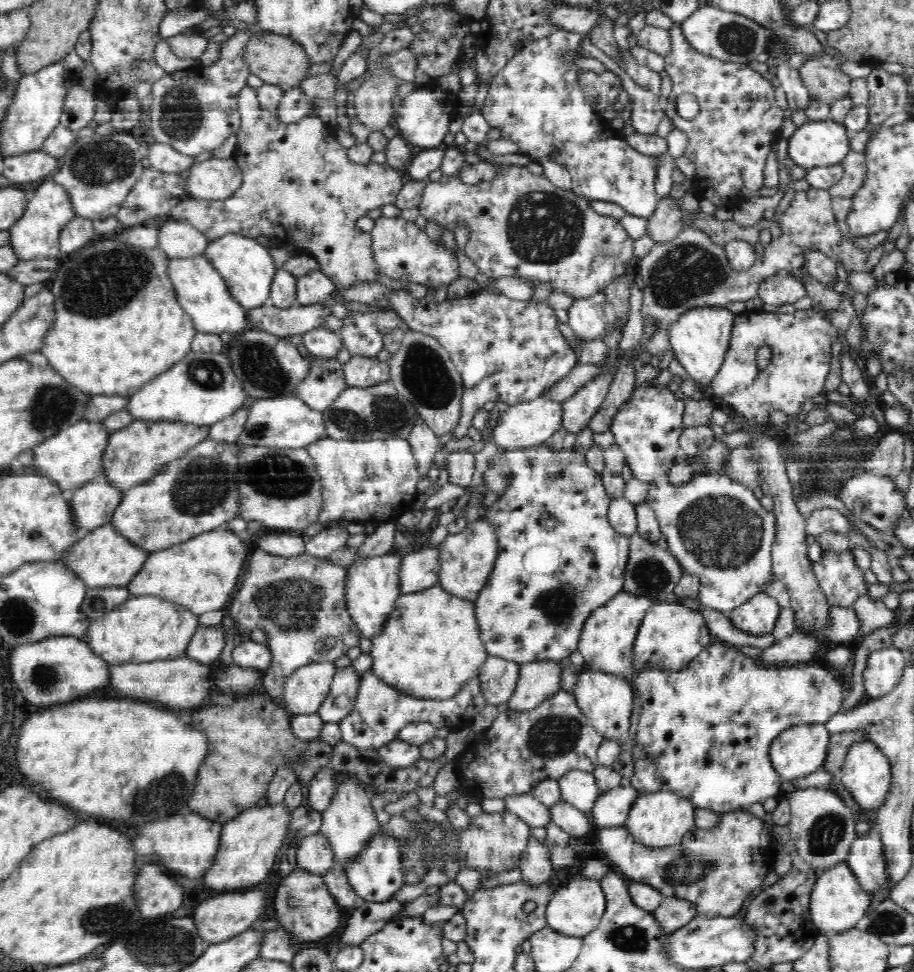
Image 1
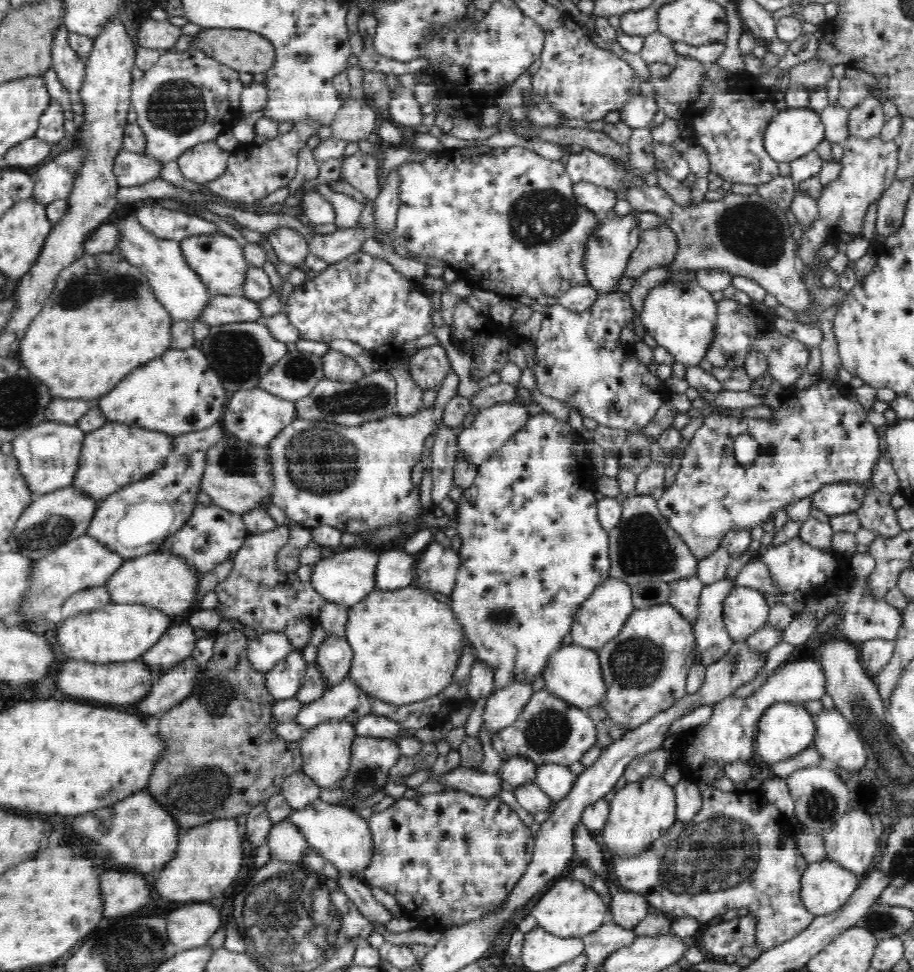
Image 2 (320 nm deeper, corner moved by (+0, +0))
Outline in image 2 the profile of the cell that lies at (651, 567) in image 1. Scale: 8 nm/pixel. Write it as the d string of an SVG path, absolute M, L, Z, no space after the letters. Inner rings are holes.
M632 495L624 502L624 514L617 527L609 531L611 578L630 585L641 581L676 582L696 575L698 558L685 540L662 517L653 495Z

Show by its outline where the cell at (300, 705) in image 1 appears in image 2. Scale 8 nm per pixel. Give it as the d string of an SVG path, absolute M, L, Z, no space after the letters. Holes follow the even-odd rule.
M293 649L290 654L286 654L286 658L278 661L274 668L265 674L265 685L277 702L296 699L307 670L308 662L301 651Z

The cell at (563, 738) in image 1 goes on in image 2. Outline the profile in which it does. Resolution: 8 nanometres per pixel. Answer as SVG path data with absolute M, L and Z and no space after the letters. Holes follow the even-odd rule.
M546 688L538 690L532 695L528 706L524 707L524 712L520 714L516 722L506 726L506 729L499 729L494 732L492 747L502 758L501 764L504 764L504 761L509 761L510 758L525 758L535 762L538 767L554 765L570 767L576 764L575 762L581 761L588 750L596 745L598 730L596 730L596 722L588 713L563 701Z

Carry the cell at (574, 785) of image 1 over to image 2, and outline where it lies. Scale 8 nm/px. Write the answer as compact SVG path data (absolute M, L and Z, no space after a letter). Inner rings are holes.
M540 766L536 785L557 803L567 797L574 784L578 782L578 778L579 775L566 766Z

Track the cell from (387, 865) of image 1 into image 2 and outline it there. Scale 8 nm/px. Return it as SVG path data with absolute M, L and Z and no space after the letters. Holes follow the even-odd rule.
M320 800L305 809L293 811L288 820L305 834L310 847L330 861L342 874L362 879L363 874L369 869L376 847L369 822L360 817L359 813Z

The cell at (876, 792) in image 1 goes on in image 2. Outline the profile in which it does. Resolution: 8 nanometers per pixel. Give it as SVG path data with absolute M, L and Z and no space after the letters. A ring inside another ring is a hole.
M826 710L822 716L816 717L816 722L818 736L814 747L822 753L828 765L850 774L869 769L866 746L850 722L835 710Z

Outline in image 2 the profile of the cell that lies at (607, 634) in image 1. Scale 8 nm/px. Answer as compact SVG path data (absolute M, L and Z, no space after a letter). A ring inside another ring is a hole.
M608 579L593 592L593 596L588 598L577 612L571 628L572 644L593 651L603 649L622 632L626 621L636 609L631 585L618 579Z

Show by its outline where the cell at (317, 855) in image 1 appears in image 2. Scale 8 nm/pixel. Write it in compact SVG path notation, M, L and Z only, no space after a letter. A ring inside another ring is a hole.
M289 820L275 823L266 841L272 856L284 862L302 864L311 847L308 838Z

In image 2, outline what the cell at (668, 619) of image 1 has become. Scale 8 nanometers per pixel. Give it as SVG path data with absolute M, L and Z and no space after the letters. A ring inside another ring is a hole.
M670 603L634 610L622 632L597 652L609 686L602 708L630 730L650 722L684 698L688 671L699 654L693 624Z

